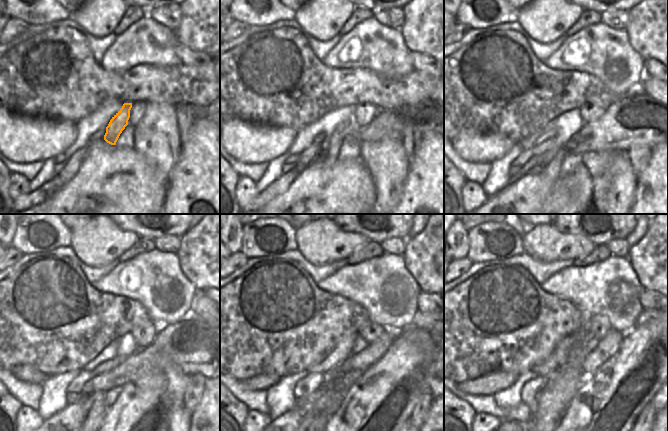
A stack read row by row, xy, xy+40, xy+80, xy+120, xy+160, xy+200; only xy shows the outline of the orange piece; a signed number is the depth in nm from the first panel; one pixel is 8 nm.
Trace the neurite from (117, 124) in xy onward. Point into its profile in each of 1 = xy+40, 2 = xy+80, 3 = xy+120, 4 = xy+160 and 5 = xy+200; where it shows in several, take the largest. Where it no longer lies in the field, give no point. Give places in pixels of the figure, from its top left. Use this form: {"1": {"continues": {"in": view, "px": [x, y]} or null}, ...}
{"1": {"continues": {"in": "xy+40", "px": [332, 152]}}, "2": {"continues": {"in": "xy+80", "px": [550, 173]}}, "3": {"continues": {"in": "xy+120", "px": [100, 400]}}, "4": {"continues": {"in": "xy+160", "px": [311, 417]}}, "5": {"continues": {"in": "xy+200", "px": [531, 408]}}}

